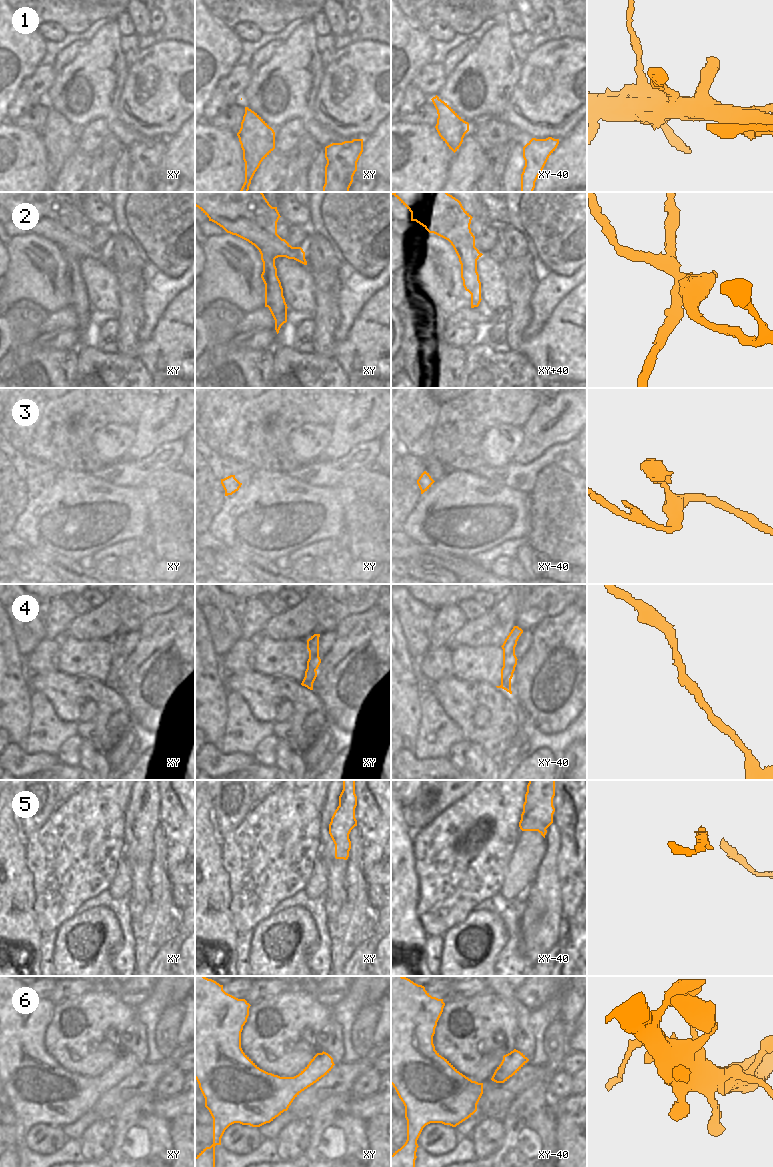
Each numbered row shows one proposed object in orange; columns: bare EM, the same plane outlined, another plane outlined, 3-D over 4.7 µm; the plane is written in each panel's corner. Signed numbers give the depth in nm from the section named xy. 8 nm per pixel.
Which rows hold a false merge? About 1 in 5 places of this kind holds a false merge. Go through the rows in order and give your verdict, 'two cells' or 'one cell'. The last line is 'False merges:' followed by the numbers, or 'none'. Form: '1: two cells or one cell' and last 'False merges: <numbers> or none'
1: one cell
2: two cells
3: one cell
4: one cell
5: one cell
6: one cell
False merges: 2

